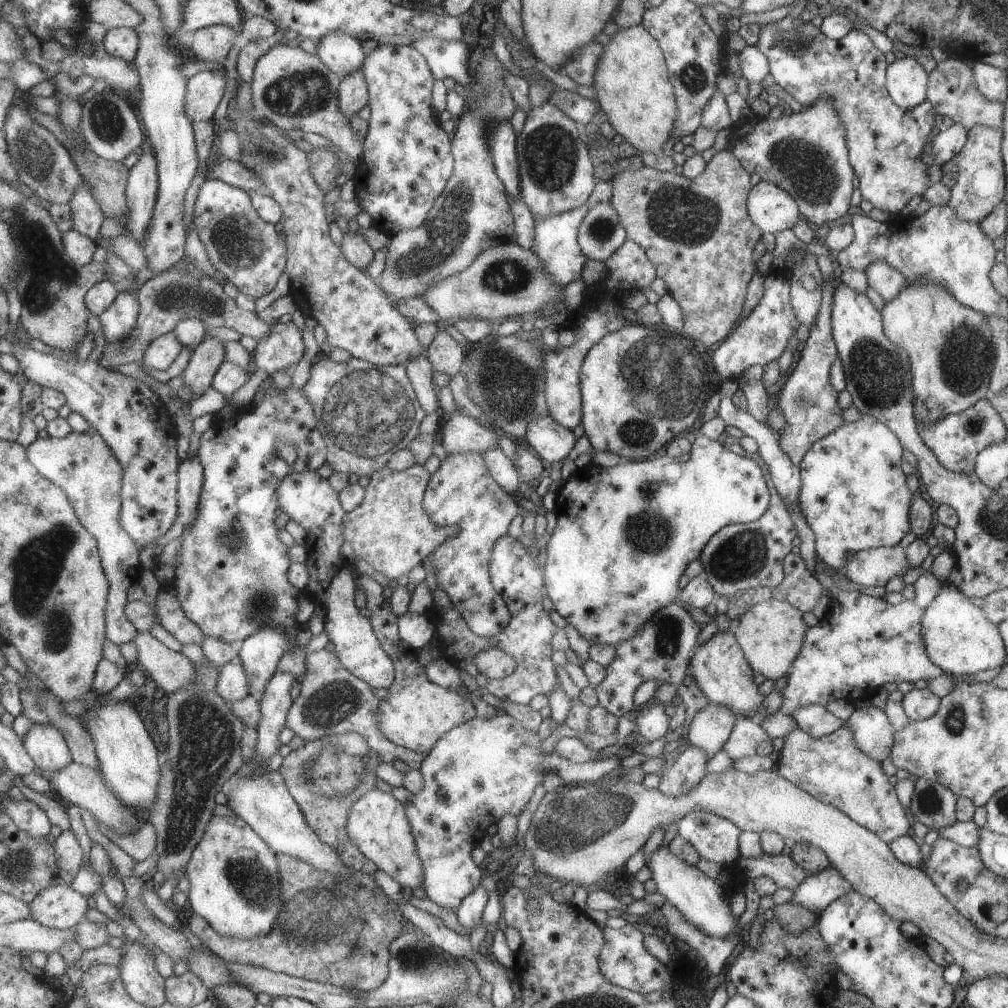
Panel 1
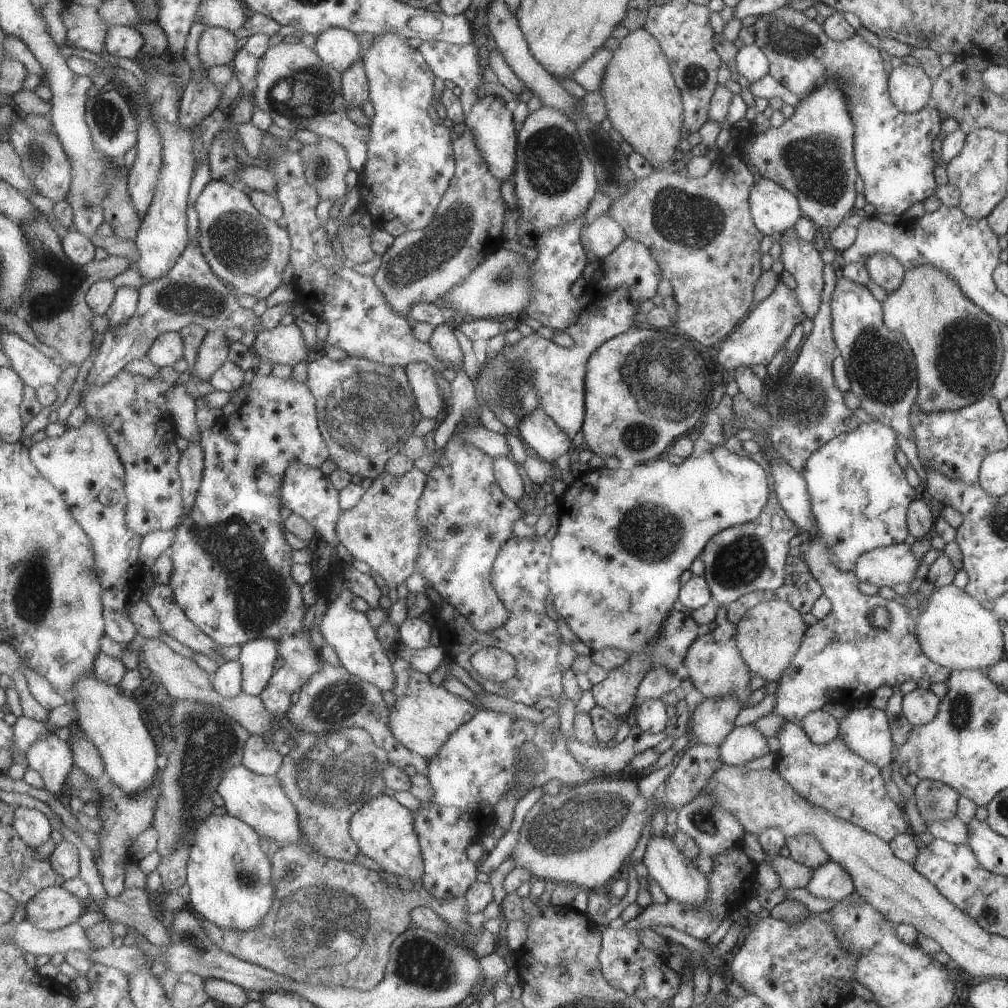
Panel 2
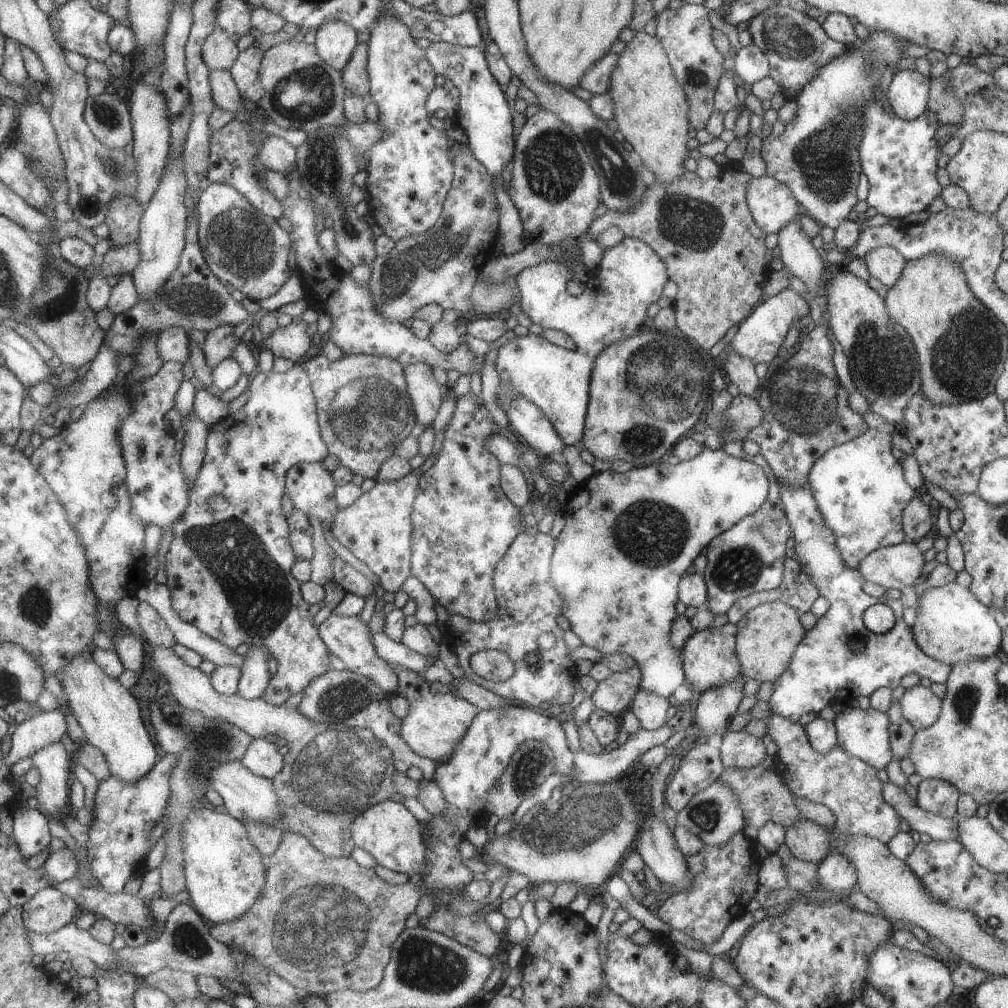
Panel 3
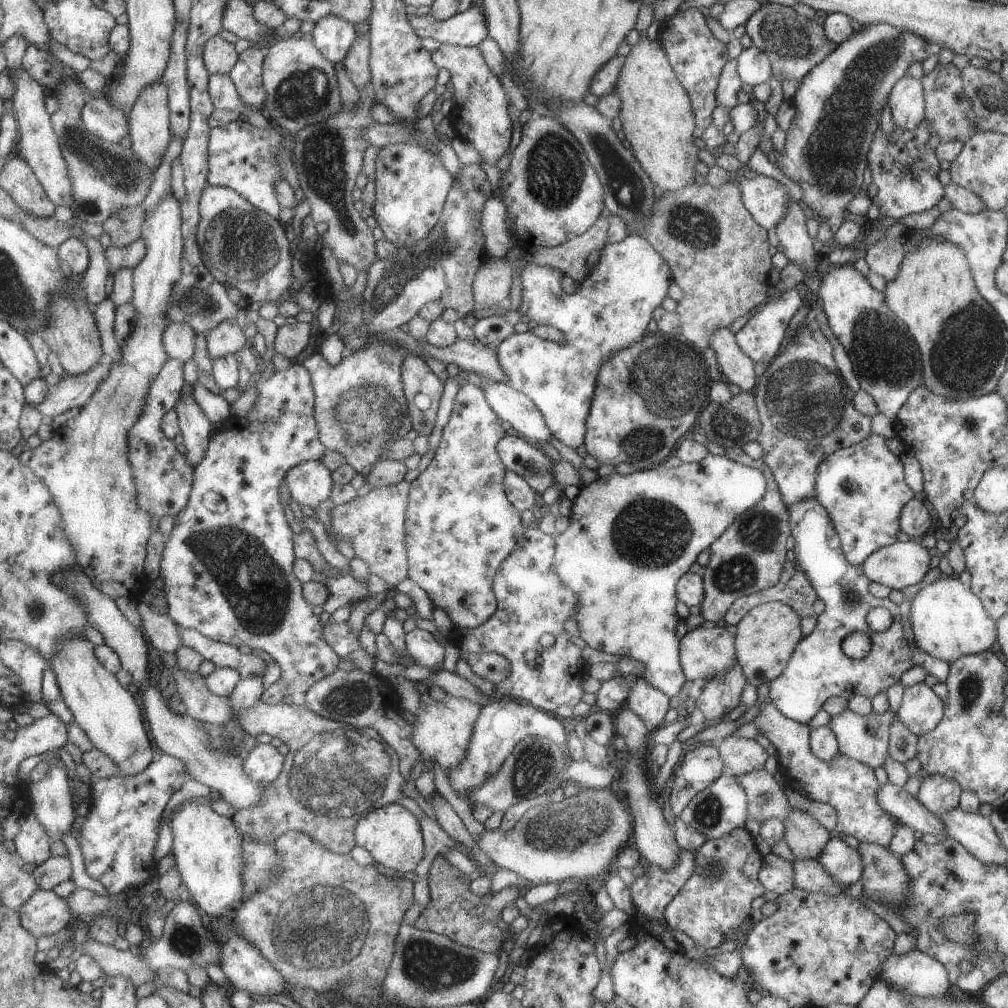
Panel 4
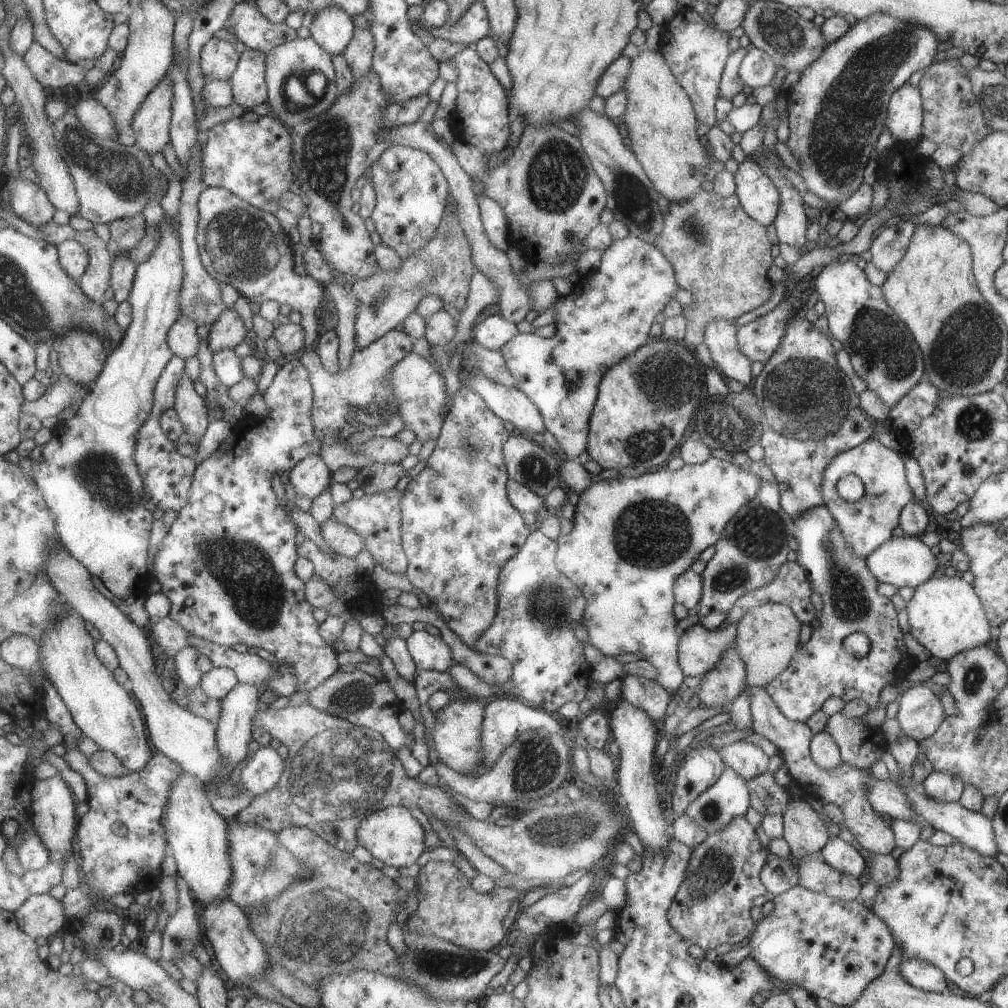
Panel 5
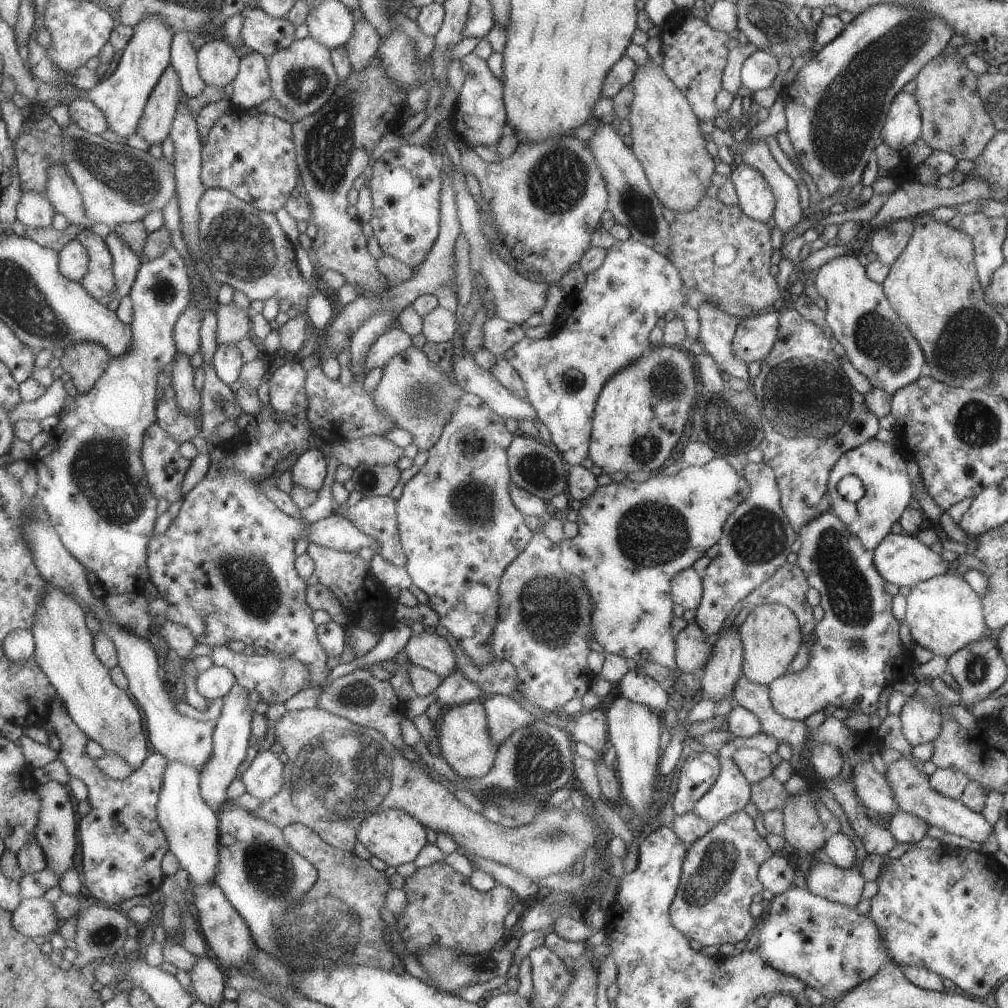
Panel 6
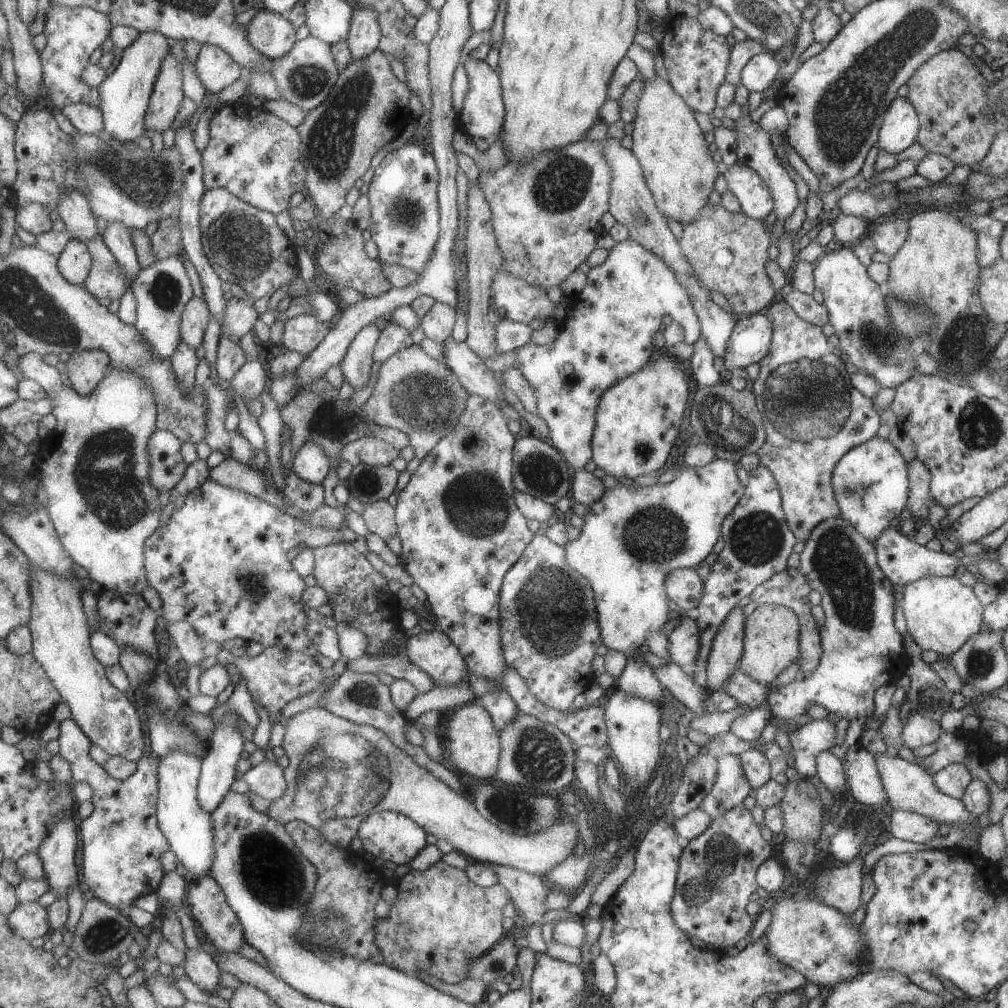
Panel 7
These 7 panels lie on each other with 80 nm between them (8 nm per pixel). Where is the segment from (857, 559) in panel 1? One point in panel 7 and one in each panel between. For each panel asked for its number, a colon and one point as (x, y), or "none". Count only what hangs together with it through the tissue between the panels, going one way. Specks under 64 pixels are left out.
2: (890, 565)
3: (899, 565)
4: (903, 563)
5: (907, 561)
6: (901, 559)
7: (902, 560)

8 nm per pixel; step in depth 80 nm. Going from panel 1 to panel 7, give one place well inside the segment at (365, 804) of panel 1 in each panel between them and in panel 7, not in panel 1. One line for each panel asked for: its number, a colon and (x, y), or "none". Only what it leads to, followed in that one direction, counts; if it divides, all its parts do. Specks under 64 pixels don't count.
2: (382, 829)
3: (387, 831)
4: (392, 835)
5: (392, 835)
6: (391, 835)
7: (390, 836)

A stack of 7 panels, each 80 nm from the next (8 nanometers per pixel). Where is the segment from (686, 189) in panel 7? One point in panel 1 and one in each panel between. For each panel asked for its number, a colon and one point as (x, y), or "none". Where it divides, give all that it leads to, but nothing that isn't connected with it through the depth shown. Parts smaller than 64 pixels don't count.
1: (631, 83)
2: (643, 104)
3: (650, 108)
4: (657, 120)
5: (661, 123)
6: (666, 140)

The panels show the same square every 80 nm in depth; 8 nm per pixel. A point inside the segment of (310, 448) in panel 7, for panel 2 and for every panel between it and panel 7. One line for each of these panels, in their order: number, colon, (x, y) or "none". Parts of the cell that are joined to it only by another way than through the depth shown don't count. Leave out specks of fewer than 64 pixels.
2: (308, 491)
3: (310, 486)
4: (310, 483)
5: (310, 477)
6: (309, 469)

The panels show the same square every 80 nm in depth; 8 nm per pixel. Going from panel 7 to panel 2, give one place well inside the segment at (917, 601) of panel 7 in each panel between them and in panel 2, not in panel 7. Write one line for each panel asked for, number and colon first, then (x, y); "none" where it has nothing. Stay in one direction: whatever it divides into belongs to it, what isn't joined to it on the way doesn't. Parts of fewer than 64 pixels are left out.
2: (954, 631)
3: (951, 625)
4: (948, 621)
5: (945, 616)
6: (943, 613)

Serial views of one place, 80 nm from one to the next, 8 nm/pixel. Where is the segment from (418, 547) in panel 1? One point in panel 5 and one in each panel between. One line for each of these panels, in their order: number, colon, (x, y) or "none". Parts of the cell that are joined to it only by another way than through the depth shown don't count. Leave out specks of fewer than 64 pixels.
2: (381, 529)
3: (376, 527)
4: (374, 523)
5: (376, 518)

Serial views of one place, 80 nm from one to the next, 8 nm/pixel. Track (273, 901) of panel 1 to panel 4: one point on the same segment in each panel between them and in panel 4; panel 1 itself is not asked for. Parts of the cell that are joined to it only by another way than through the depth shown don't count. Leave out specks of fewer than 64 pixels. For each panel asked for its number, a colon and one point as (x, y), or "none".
2: (230, 875)
3: (226, 874)
4: (207, 848)

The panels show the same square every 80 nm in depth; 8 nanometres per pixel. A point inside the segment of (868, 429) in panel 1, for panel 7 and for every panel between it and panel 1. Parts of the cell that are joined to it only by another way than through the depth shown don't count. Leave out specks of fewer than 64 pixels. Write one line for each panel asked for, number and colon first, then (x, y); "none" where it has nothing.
2: (858, 494)
3: (858, 486)
4: (866, 519)
5: (866, 523)
6: (880, 467)
7: (870, 484)

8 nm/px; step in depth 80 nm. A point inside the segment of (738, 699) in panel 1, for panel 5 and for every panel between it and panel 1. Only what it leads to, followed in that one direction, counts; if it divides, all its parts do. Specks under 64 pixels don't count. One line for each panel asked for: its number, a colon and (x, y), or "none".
2: (715, 667)
3: (708, 657)
4: (703, 652)
5: (698, 650)

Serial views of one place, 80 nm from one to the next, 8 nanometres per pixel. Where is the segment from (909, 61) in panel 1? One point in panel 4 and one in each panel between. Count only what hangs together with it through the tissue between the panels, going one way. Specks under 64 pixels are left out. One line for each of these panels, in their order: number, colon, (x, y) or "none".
2: (909, 87)
3: (907, 94)
4: (906, 104)

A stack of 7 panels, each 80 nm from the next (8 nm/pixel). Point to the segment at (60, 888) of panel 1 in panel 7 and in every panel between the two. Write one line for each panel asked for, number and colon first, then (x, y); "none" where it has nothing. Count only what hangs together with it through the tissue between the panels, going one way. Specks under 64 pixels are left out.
2: (54, 908)
3: (49, 910)
4: (46, 913)
5: (42, 915)
6: (35, 917)
7: (29, 920)

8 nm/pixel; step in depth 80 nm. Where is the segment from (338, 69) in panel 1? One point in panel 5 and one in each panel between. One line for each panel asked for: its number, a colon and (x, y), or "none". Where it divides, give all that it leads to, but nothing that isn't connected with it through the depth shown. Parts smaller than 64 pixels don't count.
2: (339, 48)
3: (335, 40)
4: (334, 36)
5: (332, 28)

